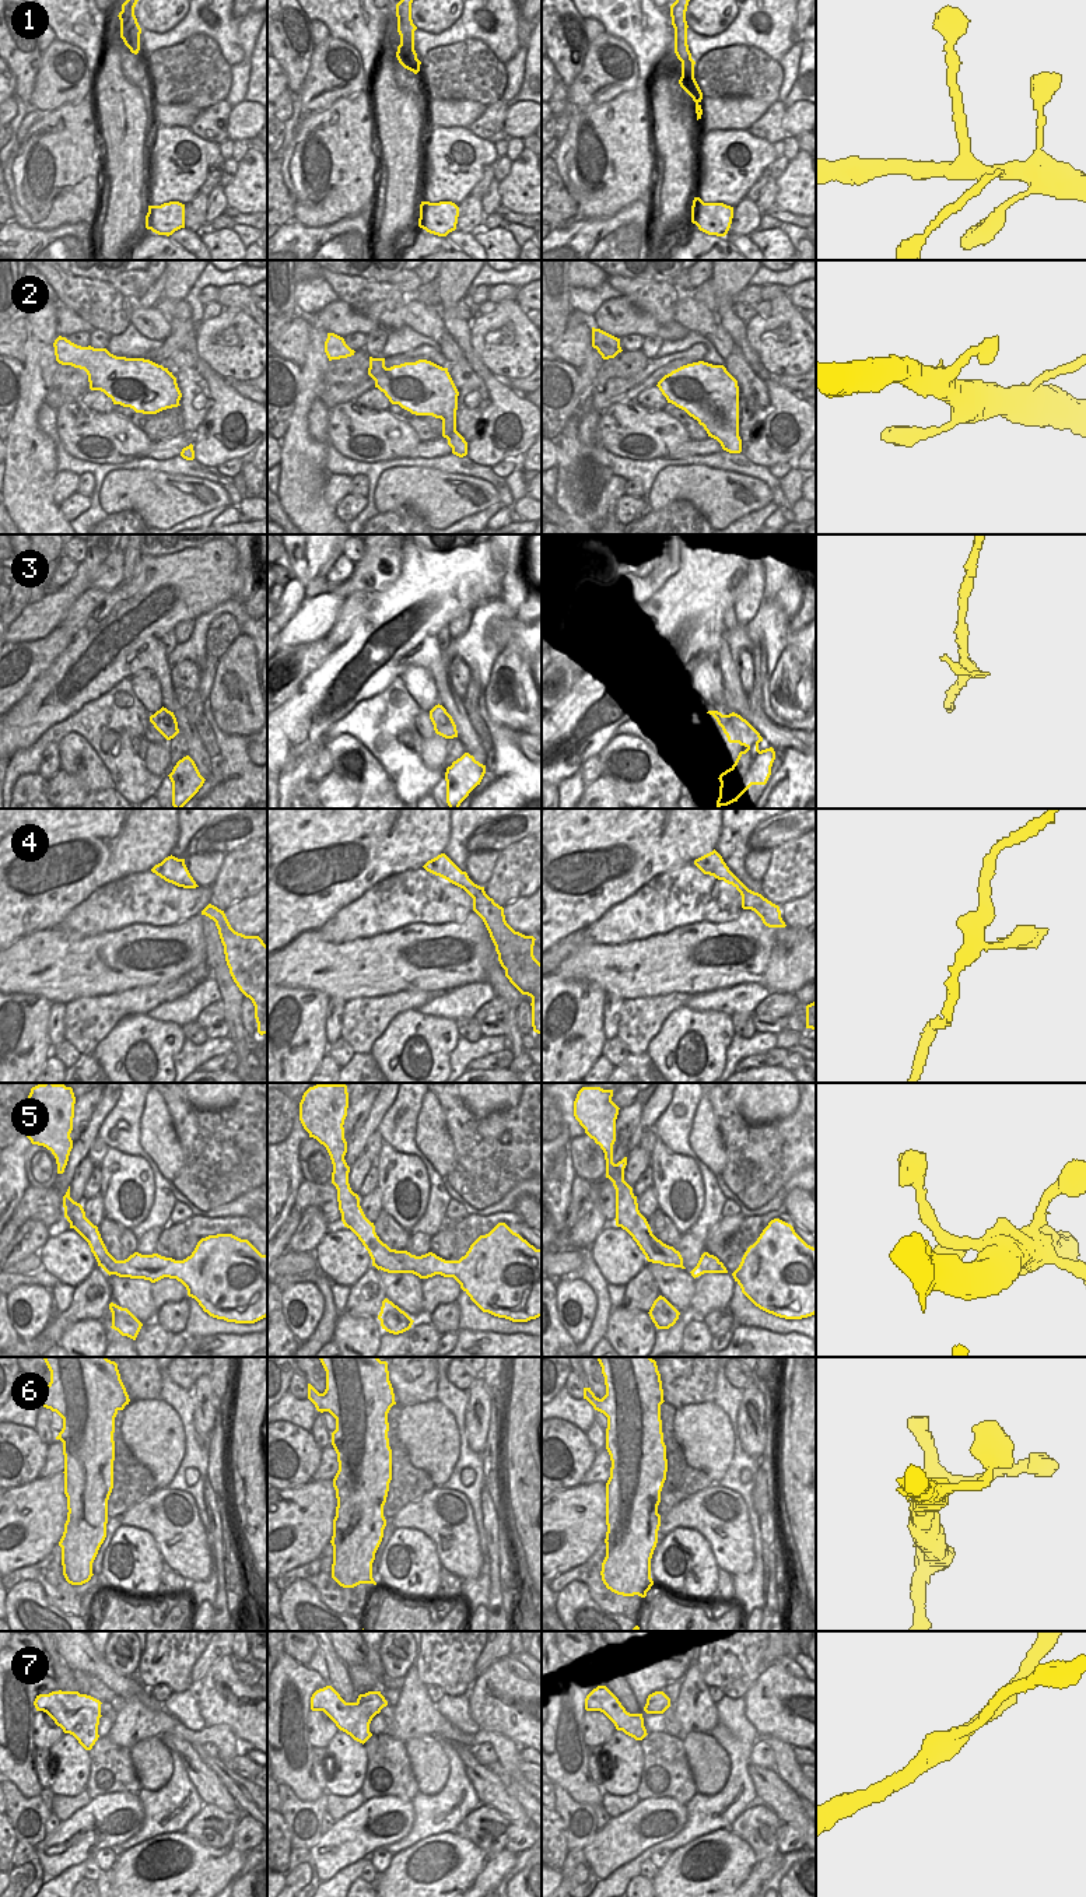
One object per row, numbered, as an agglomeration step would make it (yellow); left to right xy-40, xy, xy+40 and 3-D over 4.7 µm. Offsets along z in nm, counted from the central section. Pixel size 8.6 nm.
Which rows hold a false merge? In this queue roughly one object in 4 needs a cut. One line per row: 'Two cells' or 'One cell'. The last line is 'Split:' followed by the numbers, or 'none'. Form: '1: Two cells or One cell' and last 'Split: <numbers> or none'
1: One cell
2: One cell
3: One cell
4: One cell
5: One cell
6: One cell
7: One cell
Split: none.

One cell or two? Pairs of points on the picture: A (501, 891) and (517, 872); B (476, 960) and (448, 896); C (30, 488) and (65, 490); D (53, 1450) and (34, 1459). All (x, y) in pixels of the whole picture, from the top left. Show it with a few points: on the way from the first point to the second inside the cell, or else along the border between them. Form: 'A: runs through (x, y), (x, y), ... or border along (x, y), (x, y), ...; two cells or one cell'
A: runs through (503, 887), (514, 876); one cell
B: border along (472, 910), (462, 921), (427, 925); two cells
C: border along (58, 472), (53, 480), (53, 502), (56, 505); two cells
D: border along (49, 1445), (46, 1462), (38, 1476); two cells

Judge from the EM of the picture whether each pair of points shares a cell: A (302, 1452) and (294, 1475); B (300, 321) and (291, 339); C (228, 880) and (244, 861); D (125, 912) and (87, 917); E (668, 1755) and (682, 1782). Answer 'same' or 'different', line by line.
A: same
B: same
C: same
D: same
E: same

